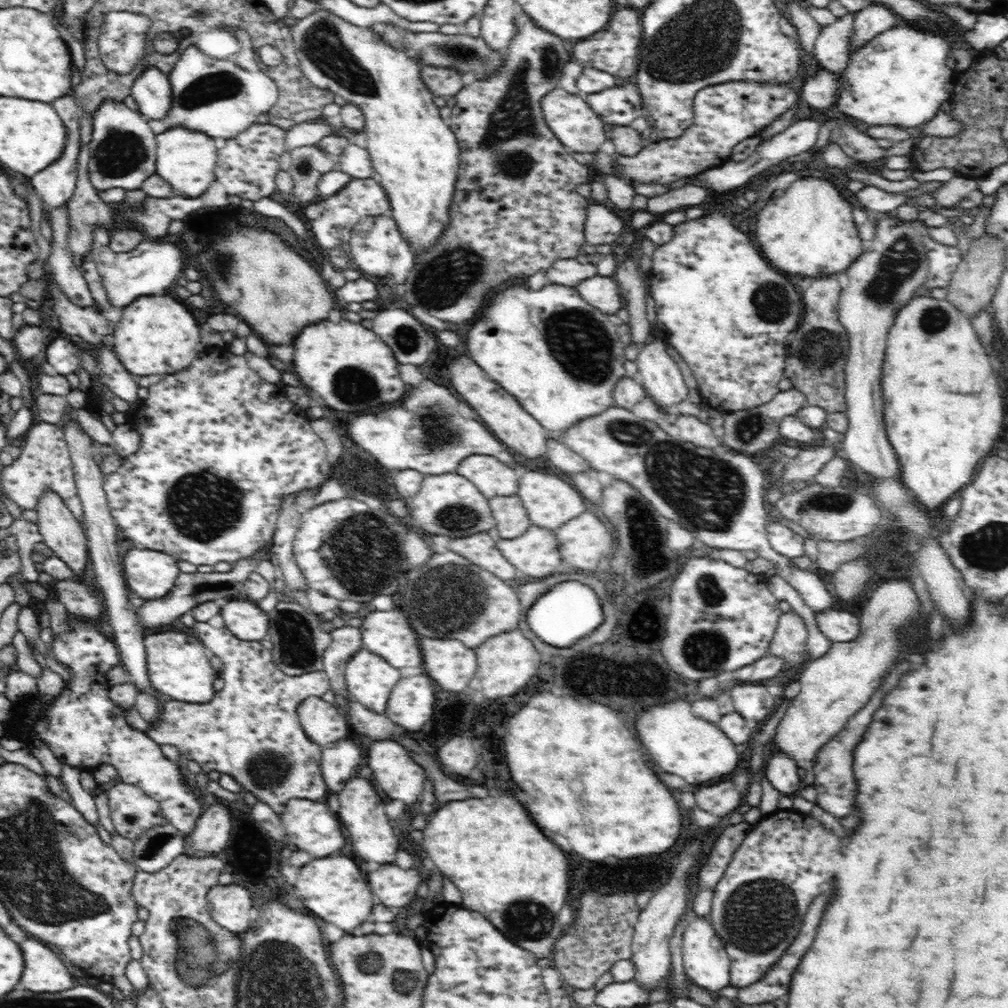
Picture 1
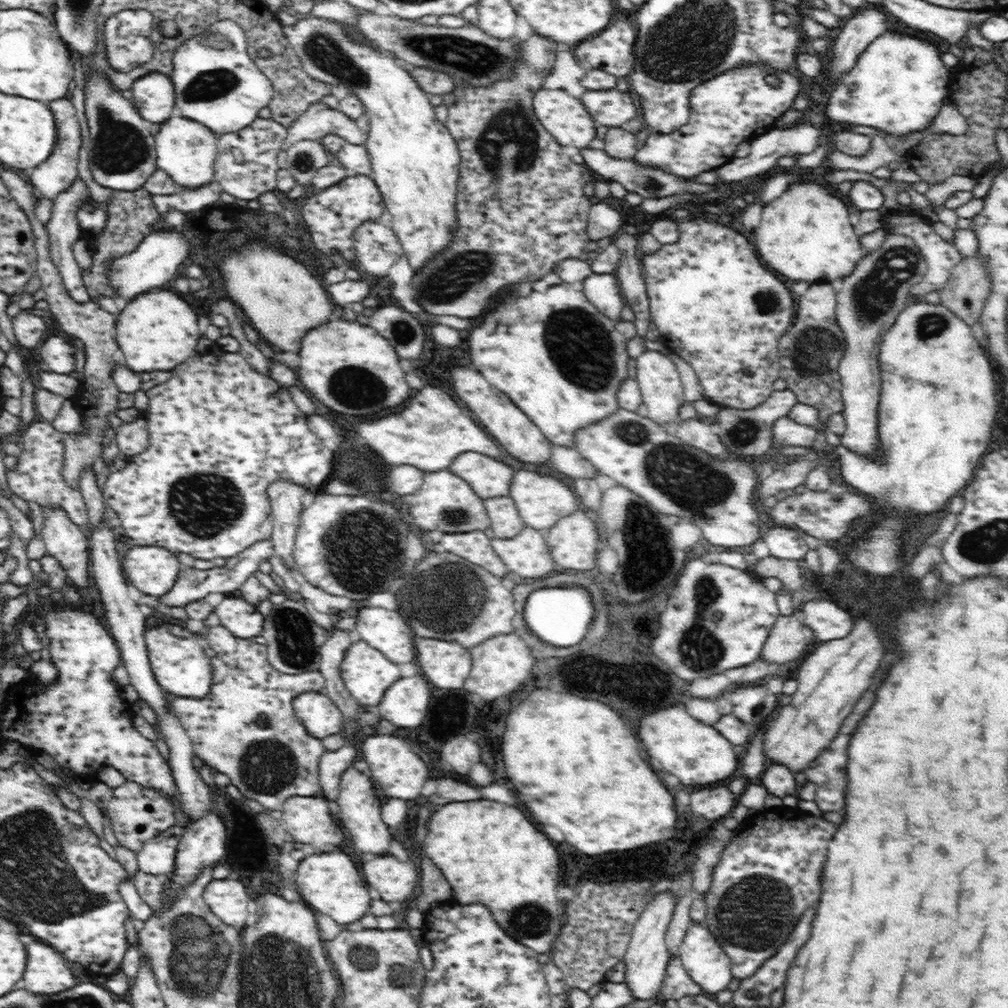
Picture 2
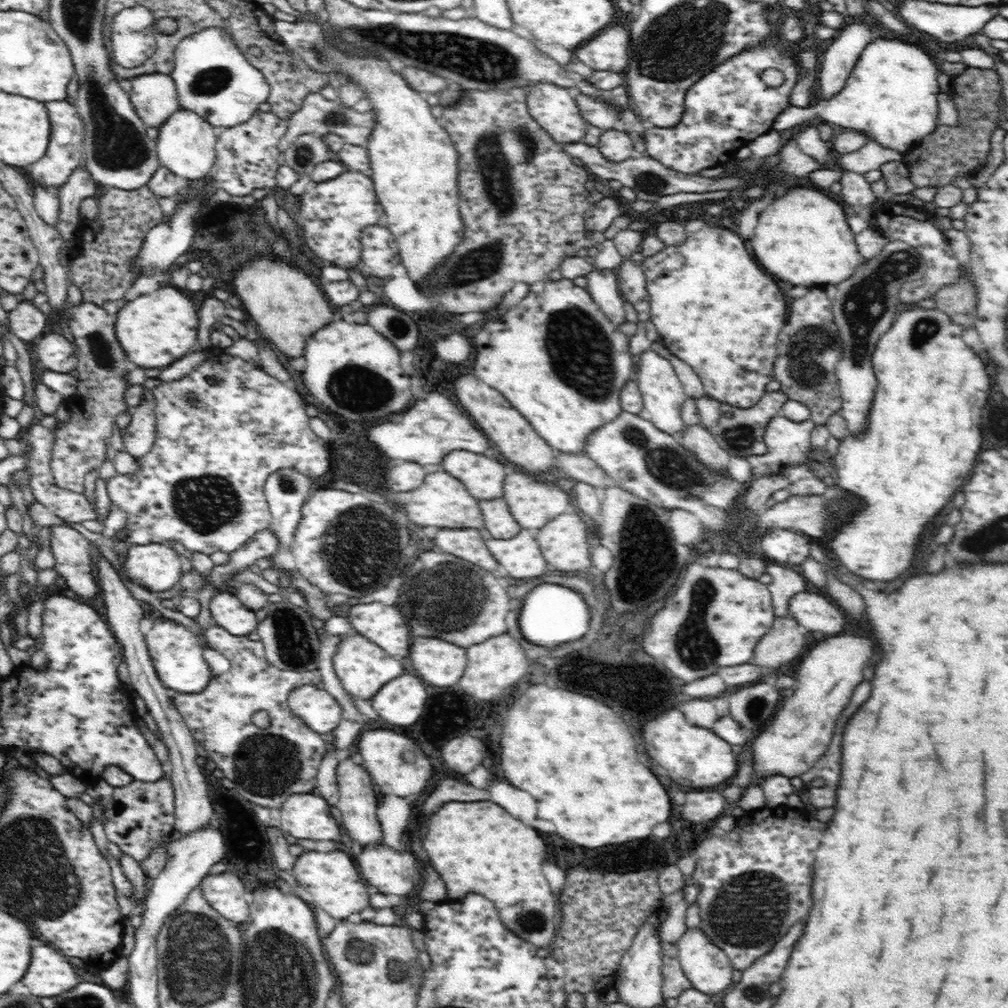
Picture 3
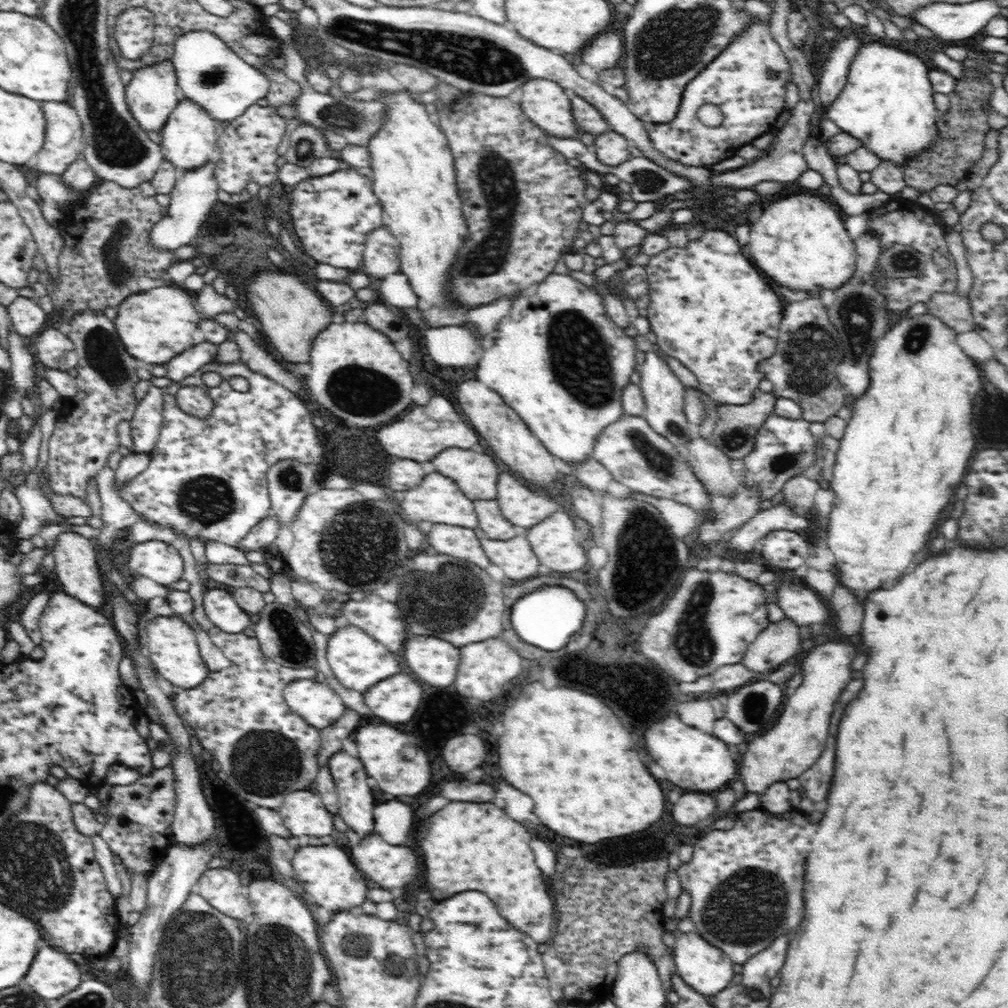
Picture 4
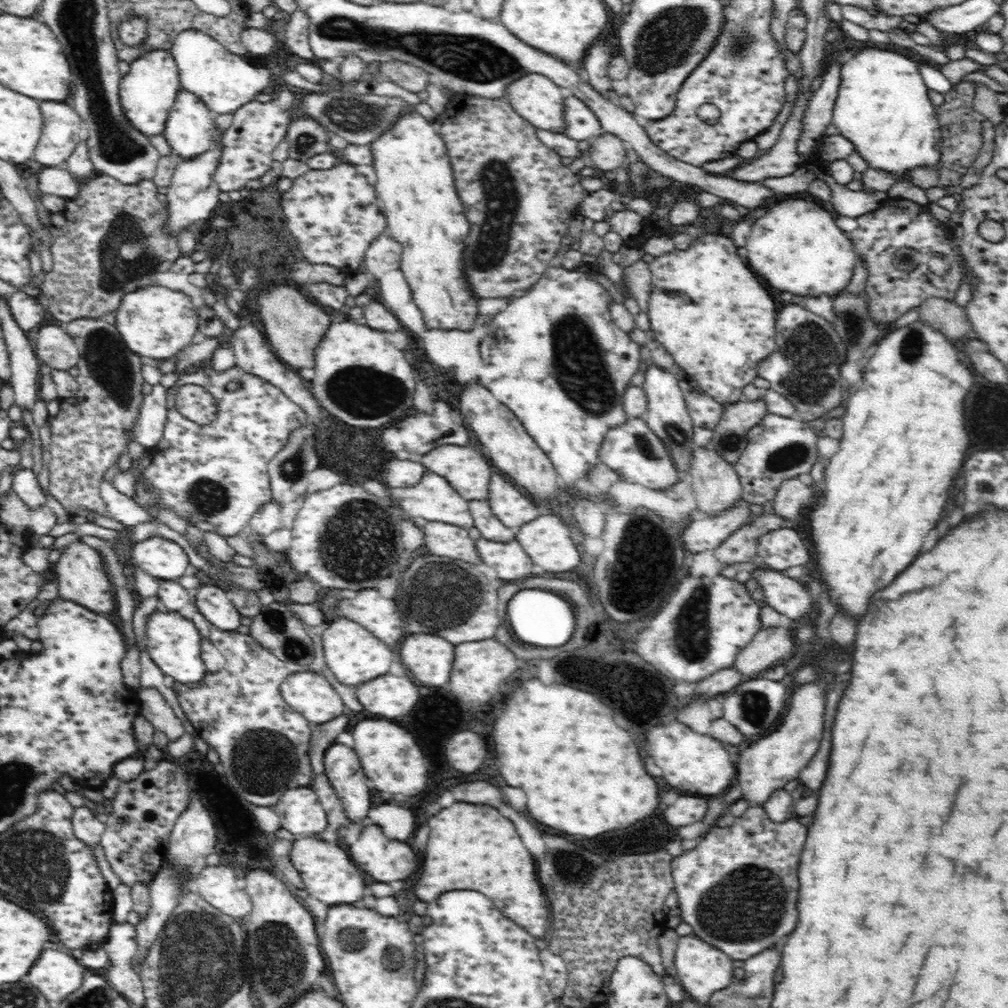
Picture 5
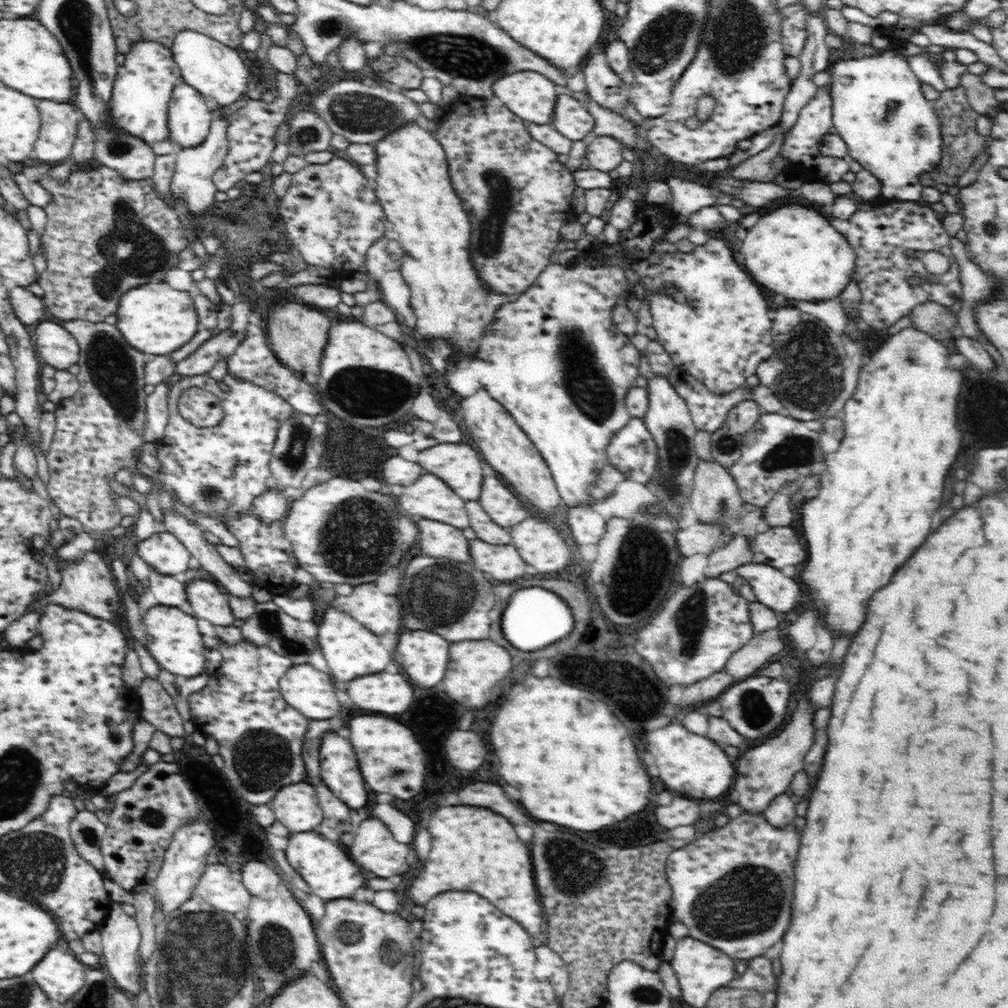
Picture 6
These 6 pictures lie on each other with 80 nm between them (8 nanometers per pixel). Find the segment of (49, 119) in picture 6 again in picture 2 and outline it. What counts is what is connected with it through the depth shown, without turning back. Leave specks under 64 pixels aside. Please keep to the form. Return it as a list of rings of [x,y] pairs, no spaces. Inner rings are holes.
[[[70,98],[54,100],[48,106],[52,106],[52,112],[54,112],[54,118],[56,118],[56,128],[60,130],[60,142],[55,142],[55,148],[52,149],[51,156],[43,164],[35,169],[27,170],[27,173],[37,194],[55,200],[60,193],[66,192],[78,177],[78,152],[80,152],[83,137],[80,131],[78,112],[72,106]]]

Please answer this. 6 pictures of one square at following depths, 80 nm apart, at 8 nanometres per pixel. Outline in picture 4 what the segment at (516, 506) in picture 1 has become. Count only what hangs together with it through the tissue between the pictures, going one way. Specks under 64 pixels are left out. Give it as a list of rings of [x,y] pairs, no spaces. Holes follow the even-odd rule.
[[[475,500],[475,514],[479,528],[484,531],[490,540],[512,539],[517,535],[523,535],[526,530],[518,526],[513,526],[504,519],[499,508],[499,502],[492,500]]]

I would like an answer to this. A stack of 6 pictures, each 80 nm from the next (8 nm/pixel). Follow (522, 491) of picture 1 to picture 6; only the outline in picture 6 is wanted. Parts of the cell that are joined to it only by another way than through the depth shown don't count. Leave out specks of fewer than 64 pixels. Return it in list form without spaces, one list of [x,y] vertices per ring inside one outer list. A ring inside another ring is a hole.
[[[484,476],[478,500],[488,517],[503,528],[512,528],[528,519],[528,510],[520,500],[494,476]]]

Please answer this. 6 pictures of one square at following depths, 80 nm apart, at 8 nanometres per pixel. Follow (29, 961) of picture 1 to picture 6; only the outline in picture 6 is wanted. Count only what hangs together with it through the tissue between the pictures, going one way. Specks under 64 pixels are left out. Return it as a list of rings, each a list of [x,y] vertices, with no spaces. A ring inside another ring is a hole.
[[[50,949],[32,968],[32,980],[48,994],[50,1000],[66,1004],[84,987],[87,965],[72,954]]]

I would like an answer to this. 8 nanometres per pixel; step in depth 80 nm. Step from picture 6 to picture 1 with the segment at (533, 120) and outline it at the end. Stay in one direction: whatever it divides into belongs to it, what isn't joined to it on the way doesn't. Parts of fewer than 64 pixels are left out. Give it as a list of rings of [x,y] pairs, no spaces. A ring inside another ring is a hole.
[[[556,87],[542,98],[540,109],[546,125],[570,152],[582,152],[586,155],[596,153],[598,146],[607,140],[608,133],[604,131],[604,122],[582,97],[566,93],[562,88]]]

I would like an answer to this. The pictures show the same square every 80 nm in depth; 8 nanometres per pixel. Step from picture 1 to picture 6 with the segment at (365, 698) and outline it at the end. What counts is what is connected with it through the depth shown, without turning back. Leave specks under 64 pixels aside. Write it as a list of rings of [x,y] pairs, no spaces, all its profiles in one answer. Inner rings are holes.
[[[331,605],[326,607],[322,619],[318,622],[318,632],[315,640],[317,640],[318,646],[322,650],[326,663],[328,663],[329,672],[342,682],[382,672],[394,661],[393,653],[384,648],[377,634],[362,626],[348,613]]]

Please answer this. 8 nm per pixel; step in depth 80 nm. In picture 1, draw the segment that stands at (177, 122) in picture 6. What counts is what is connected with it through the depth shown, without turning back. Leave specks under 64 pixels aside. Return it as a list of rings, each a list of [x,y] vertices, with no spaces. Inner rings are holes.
[[[170,126],[164,133],[155,136],[157,142],[156,174],[160,175],[174,193],[184,197],[200,197],[215,181],[218,149],[213,138],[206,134],[189,130],[183,126]]]

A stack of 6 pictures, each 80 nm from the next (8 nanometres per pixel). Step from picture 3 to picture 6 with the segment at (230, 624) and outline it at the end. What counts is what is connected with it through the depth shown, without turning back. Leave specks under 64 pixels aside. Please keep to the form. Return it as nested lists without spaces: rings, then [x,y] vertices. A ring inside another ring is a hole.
[[[194,579],[185,584],[186,598],[198,618],[208,619],[213,625],[228,626],[233,622],[229,595],[218,590],[218,586],[203,579]]]

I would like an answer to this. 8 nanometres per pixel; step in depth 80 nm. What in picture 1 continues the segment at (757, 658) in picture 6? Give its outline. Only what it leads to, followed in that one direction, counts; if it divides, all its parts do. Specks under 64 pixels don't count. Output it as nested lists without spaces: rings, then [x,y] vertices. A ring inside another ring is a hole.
[[[794,611],[782,613],[770,642],[772,648],[768,646],[768,654],[790,661],[793,654],[806,655],[807,640],[808,631],[802,618]]]

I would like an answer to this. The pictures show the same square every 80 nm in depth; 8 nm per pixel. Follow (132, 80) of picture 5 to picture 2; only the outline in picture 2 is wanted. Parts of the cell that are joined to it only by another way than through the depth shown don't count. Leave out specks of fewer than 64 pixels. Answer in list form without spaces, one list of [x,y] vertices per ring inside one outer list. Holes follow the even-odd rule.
[[[152,72],[134,81],[131,86],[133,106],[151,123],[163,123],[171,117],[175,102],[174,85],[168,75]]]

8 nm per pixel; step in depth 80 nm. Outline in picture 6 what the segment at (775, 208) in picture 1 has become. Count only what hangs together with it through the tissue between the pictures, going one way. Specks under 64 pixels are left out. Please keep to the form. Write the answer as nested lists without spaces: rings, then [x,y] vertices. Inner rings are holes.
[[[784,206],[762,216],[744,238],[742,252],[752,278],[790,300],[812,302],[838,297],[855,272],[855,250],[847,238],[836,232],[822,214],[804,206]]]

